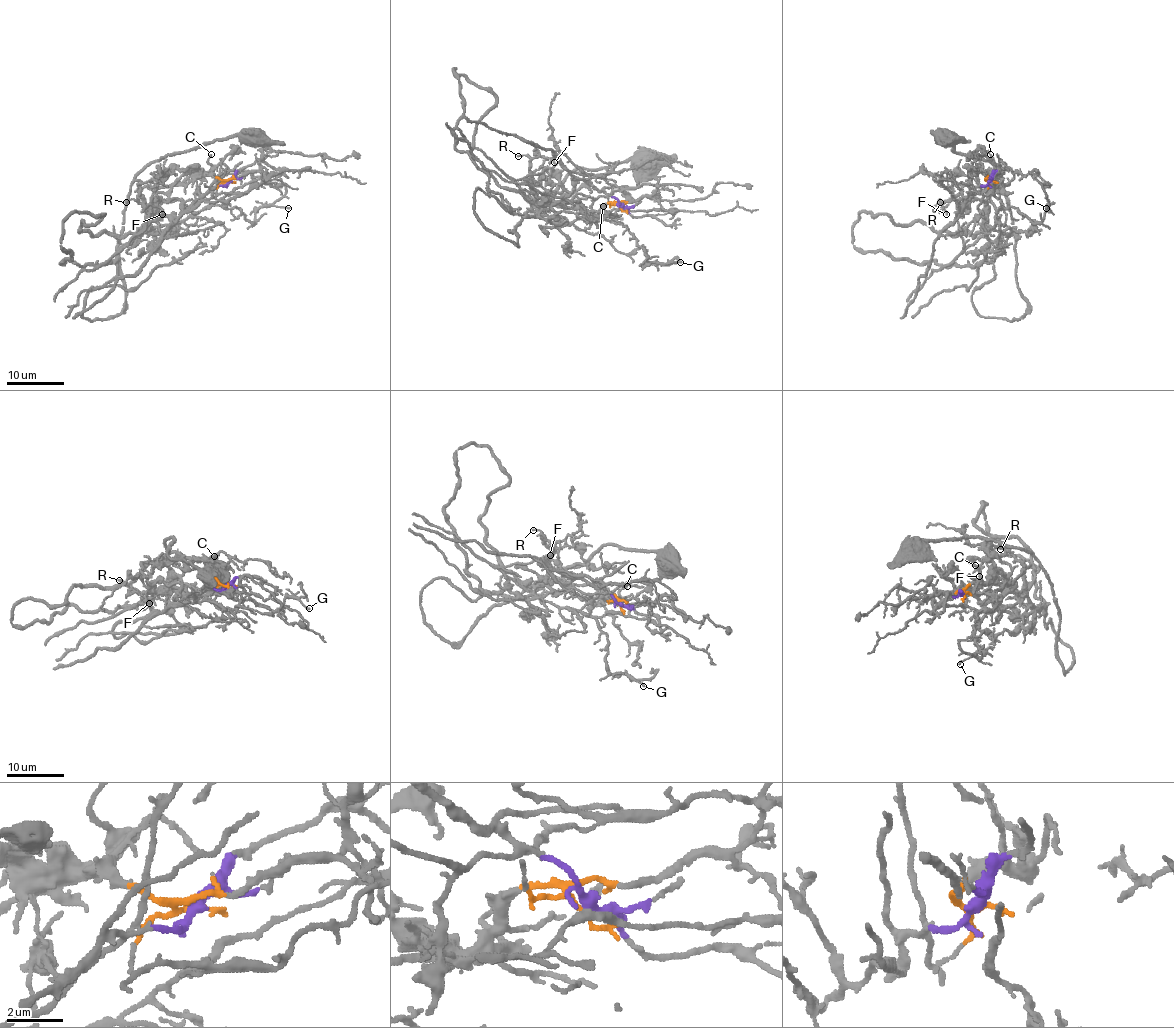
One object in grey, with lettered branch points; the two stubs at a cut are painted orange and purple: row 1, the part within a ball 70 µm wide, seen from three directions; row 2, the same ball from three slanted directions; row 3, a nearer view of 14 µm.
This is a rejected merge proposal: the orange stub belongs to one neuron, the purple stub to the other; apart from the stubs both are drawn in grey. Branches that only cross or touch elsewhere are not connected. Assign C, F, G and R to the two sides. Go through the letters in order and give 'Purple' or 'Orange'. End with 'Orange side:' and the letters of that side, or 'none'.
C: Orange
F: Orange
G: Purple
R: Orange
Orange side: C, F, R

